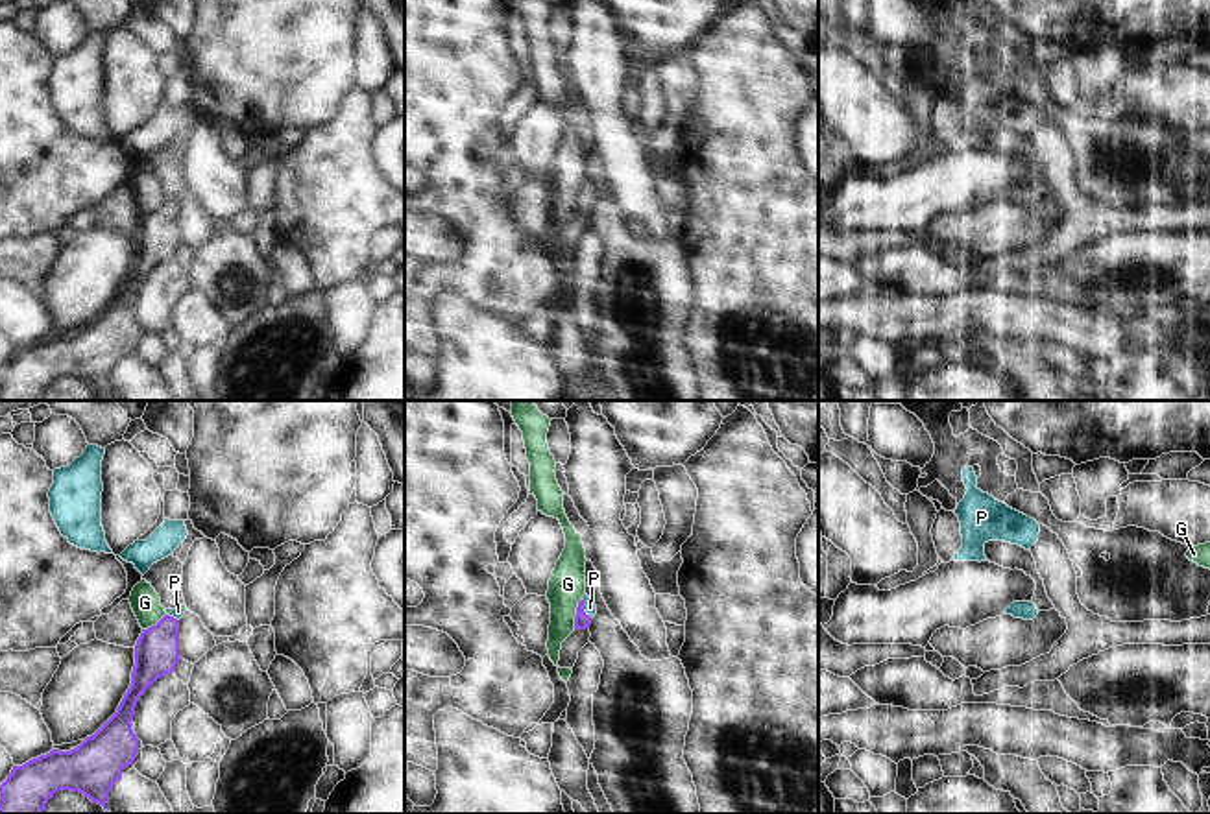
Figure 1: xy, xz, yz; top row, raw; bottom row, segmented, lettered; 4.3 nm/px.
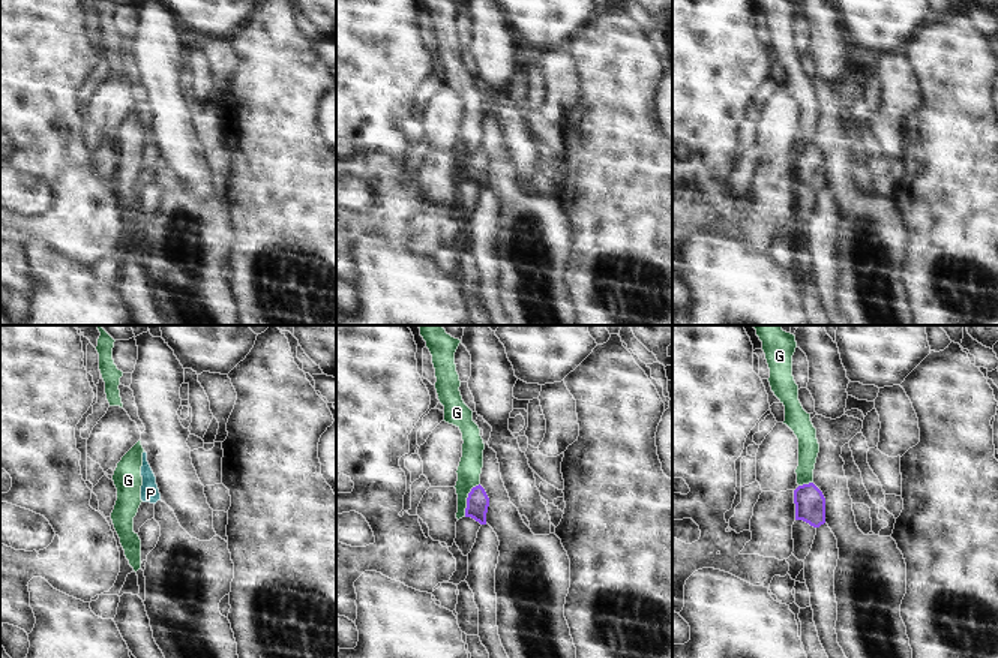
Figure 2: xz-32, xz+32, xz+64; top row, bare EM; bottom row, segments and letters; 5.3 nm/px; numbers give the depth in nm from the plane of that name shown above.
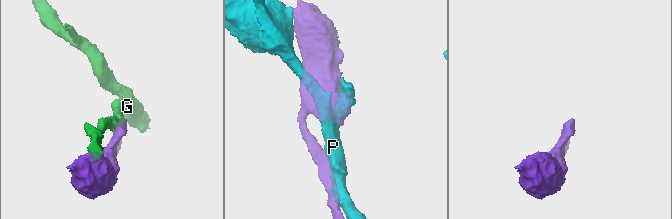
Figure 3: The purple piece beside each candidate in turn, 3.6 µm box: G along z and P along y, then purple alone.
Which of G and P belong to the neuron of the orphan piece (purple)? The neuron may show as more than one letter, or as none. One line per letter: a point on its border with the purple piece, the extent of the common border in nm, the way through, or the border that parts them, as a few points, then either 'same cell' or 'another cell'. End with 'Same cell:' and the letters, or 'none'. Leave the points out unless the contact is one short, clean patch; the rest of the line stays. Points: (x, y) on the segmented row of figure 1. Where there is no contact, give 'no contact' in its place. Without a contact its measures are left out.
G: xz (577, 613) | 140 nm | another cell
P: xz (582, 608) | 100 nm | across xz (582, 621), (582, 608), (590, 608) | same cell
Same cell: P

